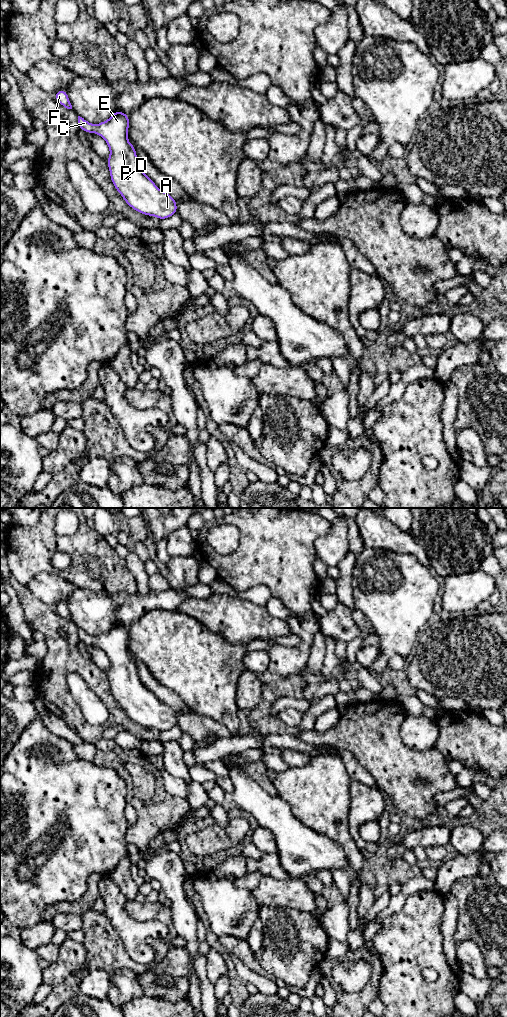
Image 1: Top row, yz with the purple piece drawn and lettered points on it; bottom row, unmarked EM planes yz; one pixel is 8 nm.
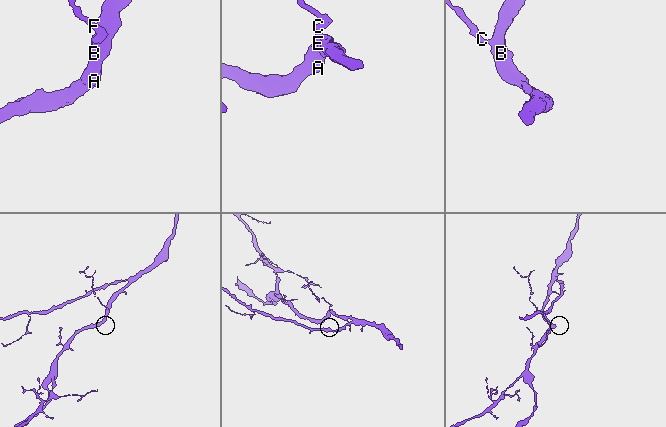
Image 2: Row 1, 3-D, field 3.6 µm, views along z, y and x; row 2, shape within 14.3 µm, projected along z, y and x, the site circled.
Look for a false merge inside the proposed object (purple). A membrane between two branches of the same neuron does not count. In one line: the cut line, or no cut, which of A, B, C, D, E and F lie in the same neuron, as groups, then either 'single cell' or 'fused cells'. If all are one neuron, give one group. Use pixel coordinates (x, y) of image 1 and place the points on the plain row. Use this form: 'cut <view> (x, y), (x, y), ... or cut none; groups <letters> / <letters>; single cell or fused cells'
cut none; groups A B C D E F; single cell

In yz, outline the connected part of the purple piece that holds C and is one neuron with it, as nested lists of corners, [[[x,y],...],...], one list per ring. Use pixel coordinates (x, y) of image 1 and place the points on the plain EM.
[[[121,623],[97,637],[78,628],[81,642],[96,645],[105,651],[110,668],[107,671],[110,690],[124,713],[137,724],[159,732],[177,725],[175,711],[159,701],[142,683],[135,658],[128,653],[129,628]]]

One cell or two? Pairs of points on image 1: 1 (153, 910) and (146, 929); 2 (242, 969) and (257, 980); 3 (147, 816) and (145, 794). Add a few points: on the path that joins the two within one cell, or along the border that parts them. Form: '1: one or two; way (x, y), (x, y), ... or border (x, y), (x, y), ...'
1: two; border (127, 913), (143, 922), (161, 921), (168, 935)
2: one; way (246, 973), (253, 978)
3: two; border (155, 778), (154, 794), (145, 801), (139, 800)

